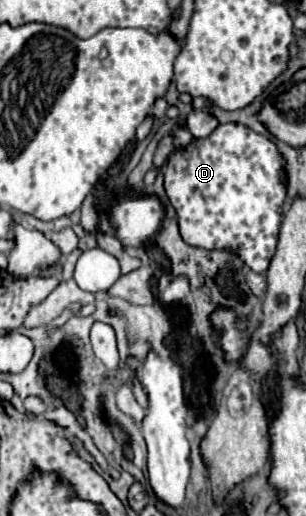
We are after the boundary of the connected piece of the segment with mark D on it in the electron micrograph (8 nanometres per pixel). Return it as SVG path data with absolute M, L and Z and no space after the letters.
M239 123L219 125L209 137L193 139L187 147L175 149L165 163L165 193L177 211L181 237L195 247L229 249L249 269L259 273L259 259L271 259L273 249L277 247L283 201L287 197L283 171L285 161L275 143L269 137L259 135Z

